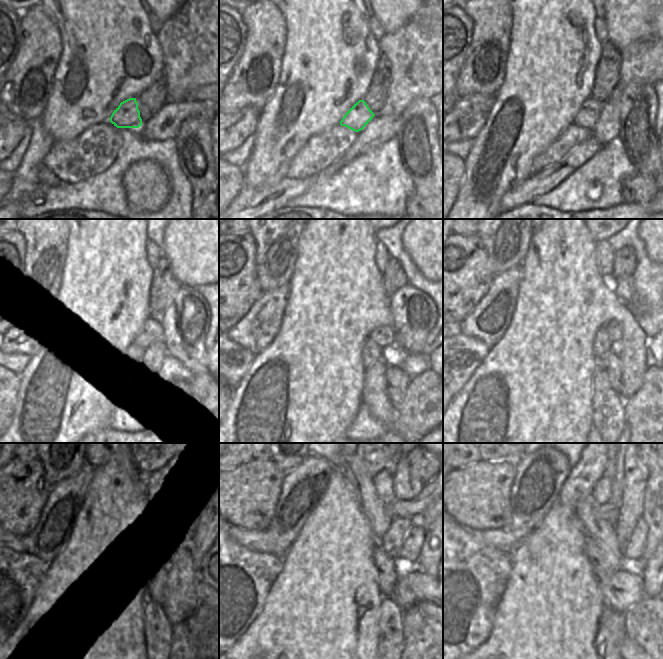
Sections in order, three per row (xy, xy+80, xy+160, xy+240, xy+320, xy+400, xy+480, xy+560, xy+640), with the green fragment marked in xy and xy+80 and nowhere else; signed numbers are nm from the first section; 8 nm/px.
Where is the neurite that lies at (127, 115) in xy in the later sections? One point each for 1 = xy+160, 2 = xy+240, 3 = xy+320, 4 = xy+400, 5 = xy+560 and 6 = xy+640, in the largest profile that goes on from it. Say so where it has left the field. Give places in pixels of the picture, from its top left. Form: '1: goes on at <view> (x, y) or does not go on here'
1: goes on at xy+160 (589, 112)
2: goes on at xy+240 (151, 334)
3: goes on at xy+320 (383, 335)
4: goes on at xy+400 (613, 329)
5: goes on at xy+560 (410, 550)
6: goes on at xy+640 (635, 548)

